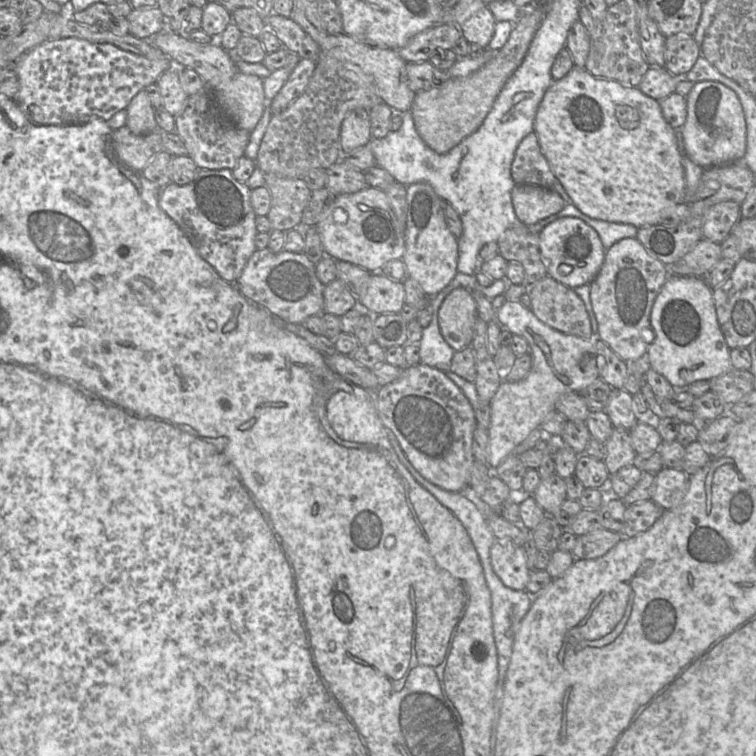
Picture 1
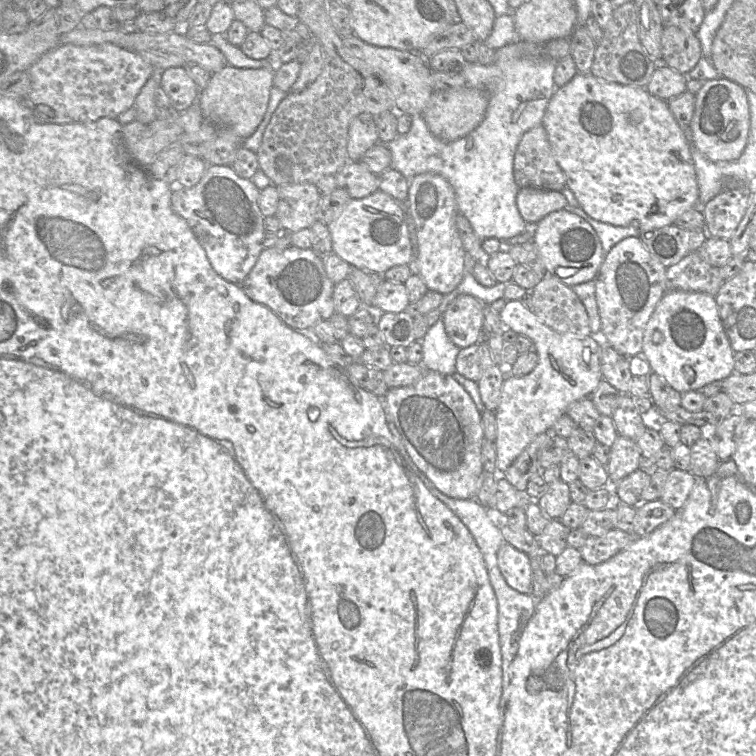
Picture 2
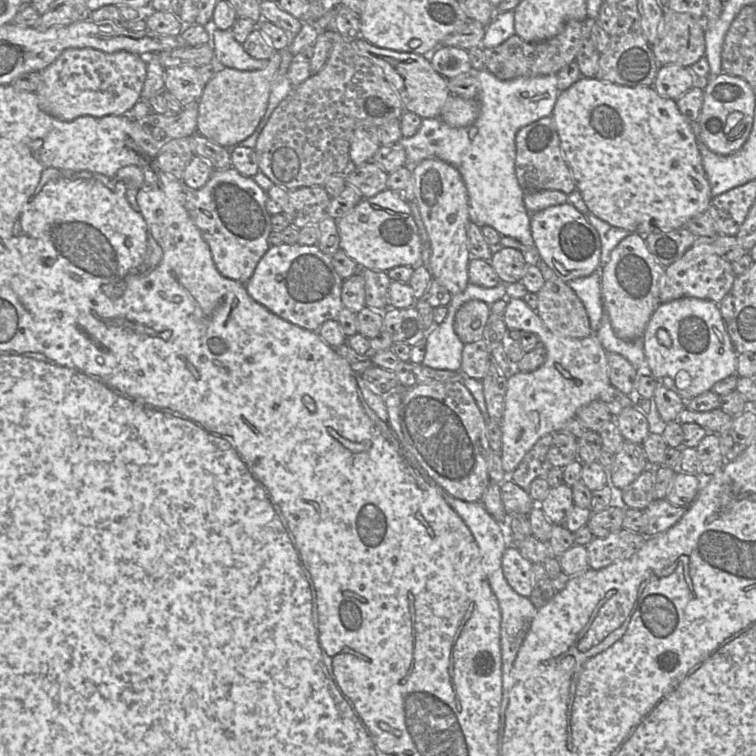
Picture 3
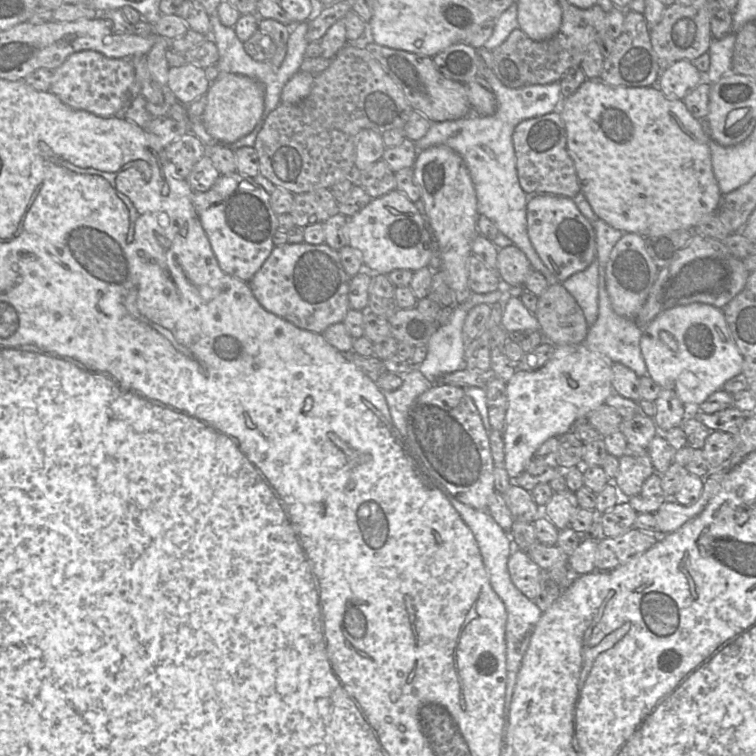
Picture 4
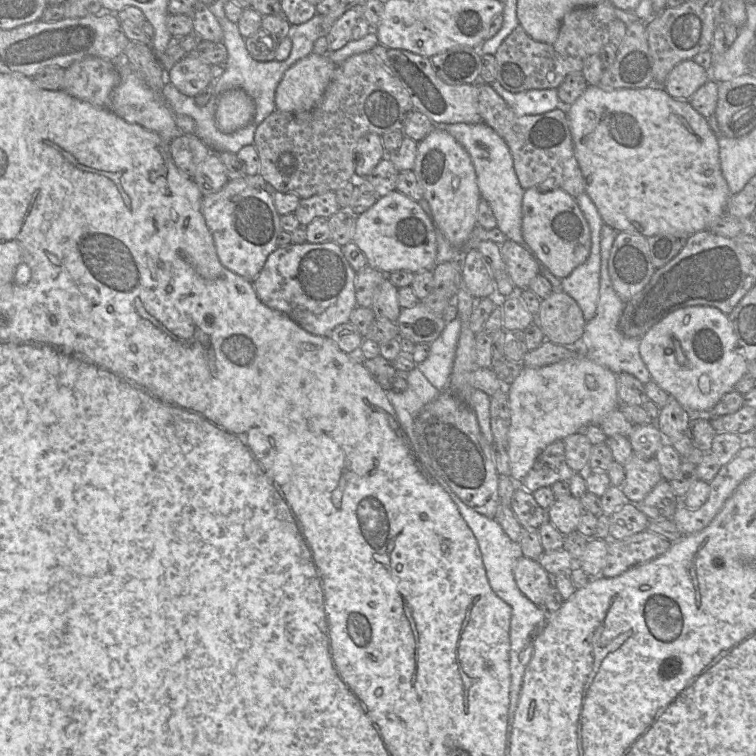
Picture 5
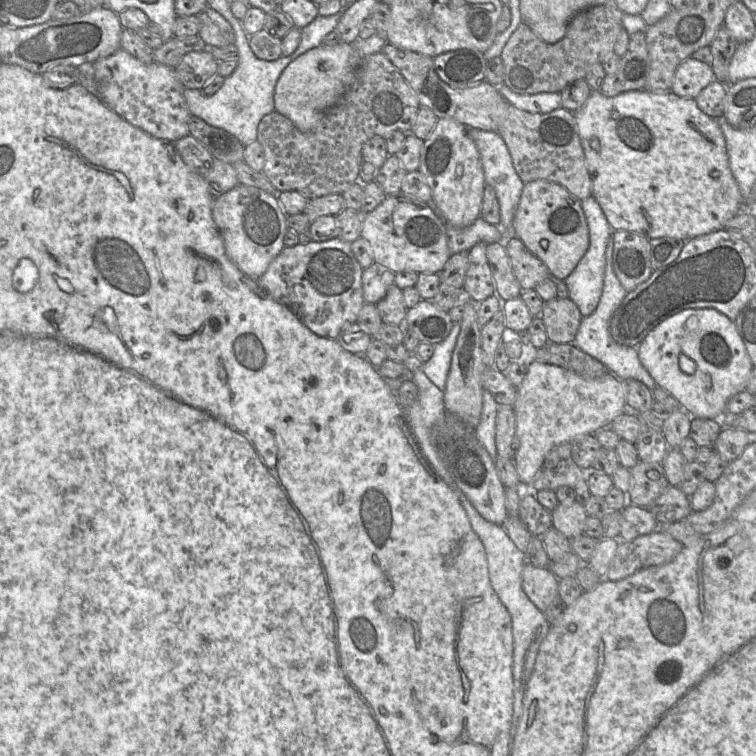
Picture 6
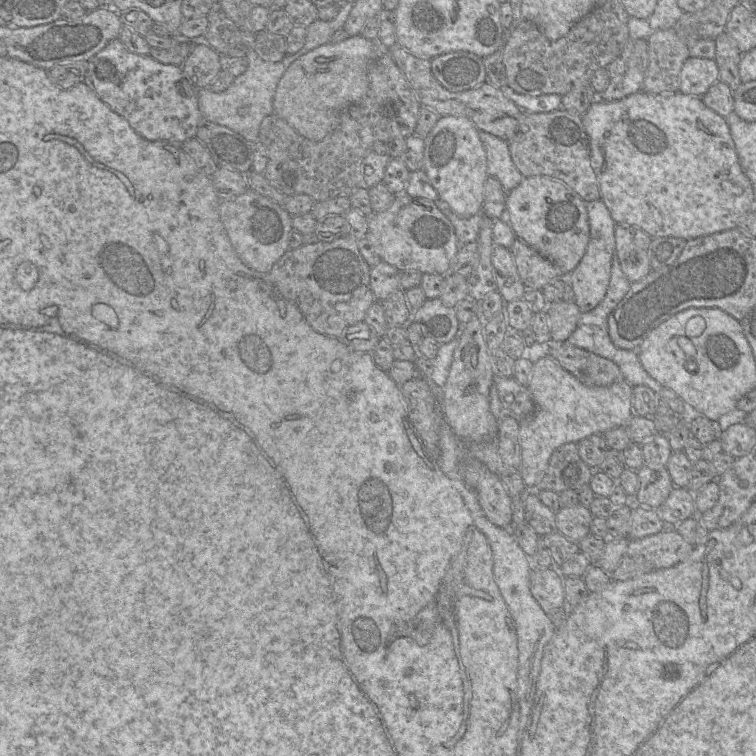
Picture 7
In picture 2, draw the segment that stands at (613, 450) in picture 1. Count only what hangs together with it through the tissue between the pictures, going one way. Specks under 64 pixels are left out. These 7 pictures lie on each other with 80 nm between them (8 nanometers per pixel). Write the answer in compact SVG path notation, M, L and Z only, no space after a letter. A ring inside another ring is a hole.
M618 435L610 450L611 455L606 468L610 476L610 485L613 485L640 468L642 454L636 441L621 435Z

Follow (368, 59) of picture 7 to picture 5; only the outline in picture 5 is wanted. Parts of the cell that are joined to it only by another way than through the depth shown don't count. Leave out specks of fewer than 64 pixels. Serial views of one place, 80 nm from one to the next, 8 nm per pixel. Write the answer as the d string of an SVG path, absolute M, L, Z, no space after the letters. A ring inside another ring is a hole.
M315 53L295 62L277 86L276 109L290 113L312 110L322 99L336 68L328 55Z

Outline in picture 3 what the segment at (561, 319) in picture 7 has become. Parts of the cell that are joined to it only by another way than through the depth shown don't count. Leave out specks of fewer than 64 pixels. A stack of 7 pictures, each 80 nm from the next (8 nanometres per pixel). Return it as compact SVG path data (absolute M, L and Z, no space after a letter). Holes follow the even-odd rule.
M553 277L536 294L536 313L552 333L575 339L593 334L582 301L566 282Z

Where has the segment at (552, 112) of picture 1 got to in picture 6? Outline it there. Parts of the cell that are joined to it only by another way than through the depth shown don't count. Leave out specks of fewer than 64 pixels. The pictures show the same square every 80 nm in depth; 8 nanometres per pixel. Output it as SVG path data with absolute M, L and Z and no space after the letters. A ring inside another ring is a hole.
M635 90L606 97L600 91L592 91L583 106L574 112L586 165L592 180L592 196L601 206L613 231L626 230L654 239L661 237L689 240L694 237L723 229L724 224L744 209L744 199L732 175L723 131L716 120L704 113L693 98L683 98L671 90Z

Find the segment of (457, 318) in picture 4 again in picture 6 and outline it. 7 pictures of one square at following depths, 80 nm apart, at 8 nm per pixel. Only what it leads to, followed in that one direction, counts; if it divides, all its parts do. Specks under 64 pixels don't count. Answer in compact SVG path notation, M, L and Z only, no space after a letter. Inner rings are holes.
M453 323L449 335L435 345L432 357L422 365L424 374L442 391L444 391L446 387L452 353L460 331L461 323Z

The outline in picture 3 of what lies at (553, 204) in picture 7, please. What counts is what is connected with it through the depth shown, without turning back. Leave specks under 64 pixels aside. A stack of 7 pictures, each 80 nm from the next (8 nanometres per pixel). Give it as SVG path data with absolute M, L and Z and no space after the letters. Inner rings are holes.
M570 202L530 215L531 234L538 254L560 280L567 283L598 269L601 255L599 234Z

